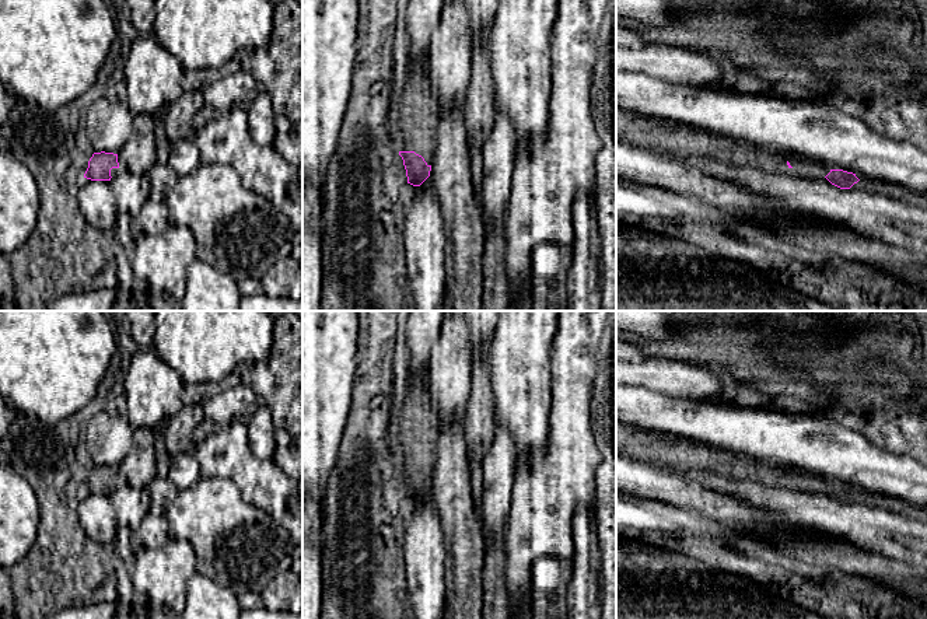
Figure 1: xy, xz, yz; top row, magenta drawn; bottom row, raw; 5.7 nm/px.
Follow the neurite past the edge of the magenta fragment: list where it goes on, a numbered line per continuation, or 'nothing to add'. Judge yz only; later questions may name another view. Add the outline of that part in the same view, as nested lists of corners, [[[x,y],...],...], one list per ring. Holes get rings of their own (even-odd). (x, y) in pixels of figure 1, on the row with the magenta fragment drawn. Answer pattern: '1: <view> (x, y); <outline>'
1: yz (632, 128); [[[616,108],[616,140],[639,147],[700,154],[766,171],[784,172],[788,168],[783,154],[749,143],[734,141],[689,125],[681,125],[653,116]]]

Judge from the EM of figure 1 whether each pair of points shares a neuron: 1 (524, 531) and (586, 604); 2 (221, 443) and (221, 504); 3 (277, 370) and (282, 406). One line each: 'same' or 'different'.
1: different
2: different
3: same

